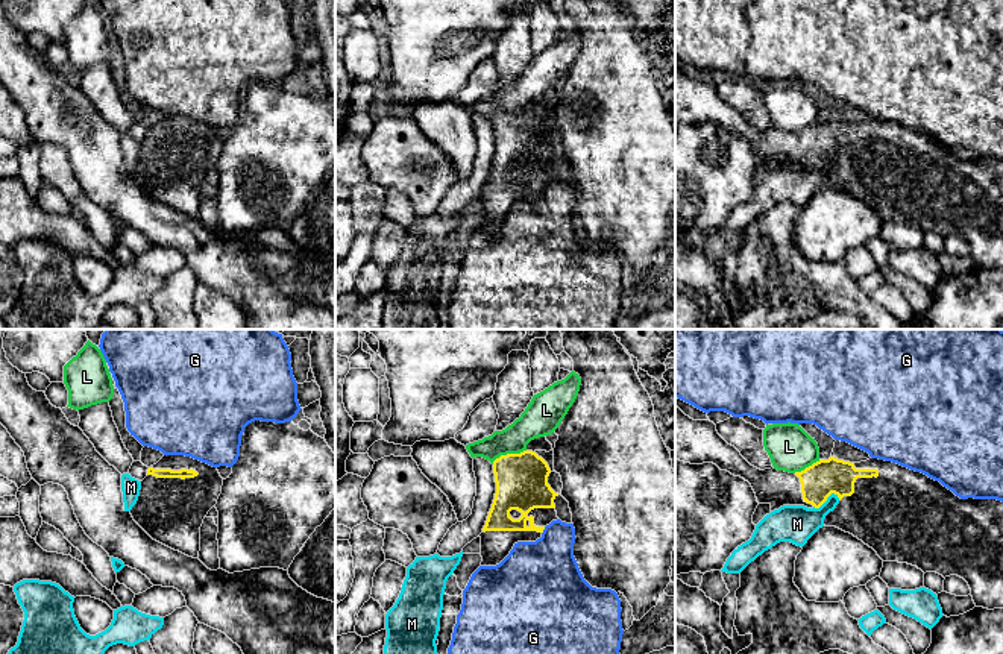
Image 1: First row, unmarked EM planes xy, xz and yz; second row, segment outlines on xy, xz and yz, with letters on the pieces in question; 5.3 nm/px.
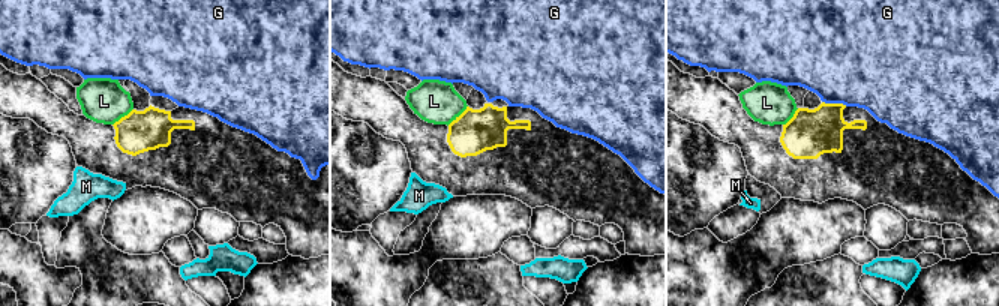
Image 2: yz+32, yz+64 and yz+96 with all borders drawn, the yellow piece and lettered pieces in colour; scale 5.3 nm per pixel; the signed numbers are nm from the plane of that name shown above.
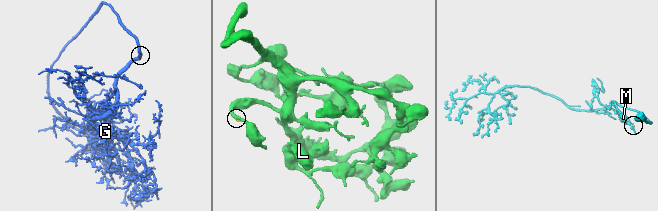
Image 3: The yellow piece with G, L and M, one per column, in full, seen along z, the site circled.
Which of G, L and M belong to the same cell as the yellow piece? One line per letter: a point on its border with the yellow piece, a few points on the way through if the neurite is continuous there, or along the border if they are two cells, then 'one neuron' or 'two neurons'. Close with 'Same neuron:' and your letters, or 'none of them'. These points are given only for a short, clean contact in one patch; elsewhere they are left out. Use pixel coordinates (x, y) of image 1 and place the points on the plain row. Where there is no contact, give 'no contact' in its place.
G: meets yellow in xz at (543, 188); two neurons
L: meets yellow in xz at (509, 114); border along xz (525, 110), (516, 114), (501, 114), (492, 123); two neurons
M: meets yellow in yz at (826, 160); border along yz (839, 158), (832, 154), (818, 167), (814, 167); two neurons
Same neuron: none of them

